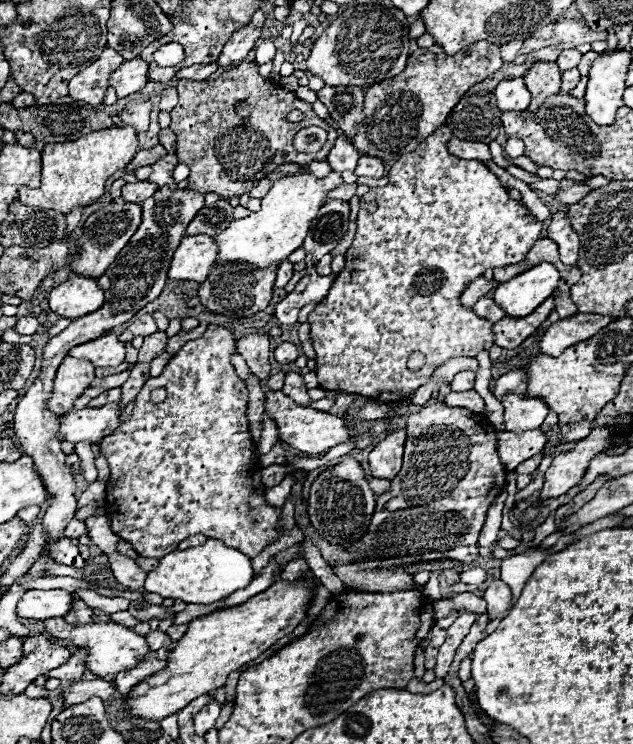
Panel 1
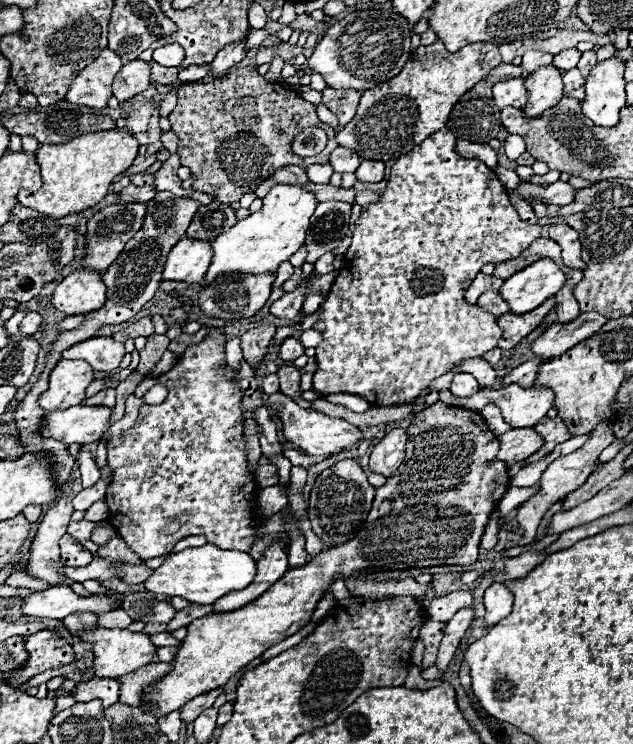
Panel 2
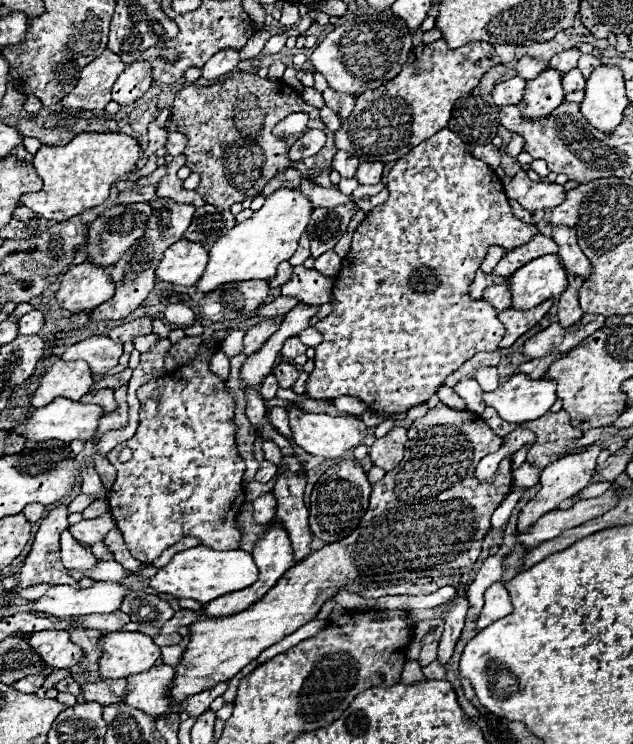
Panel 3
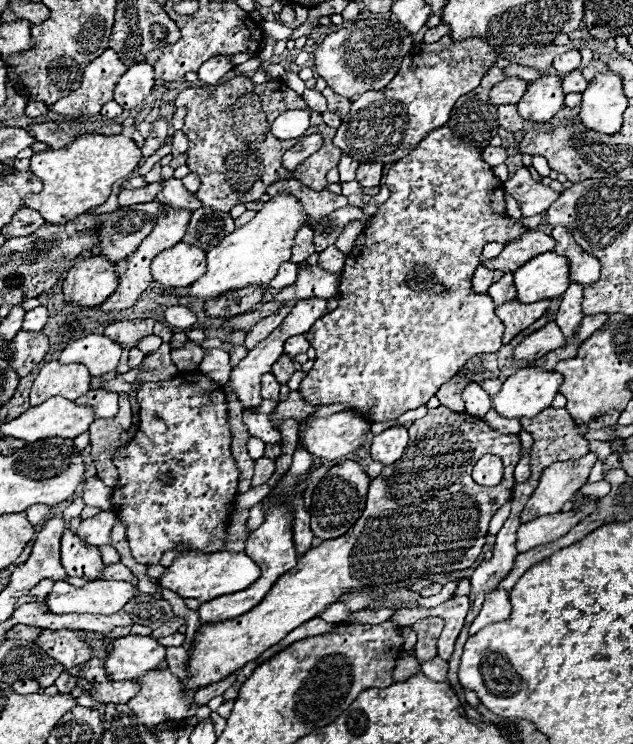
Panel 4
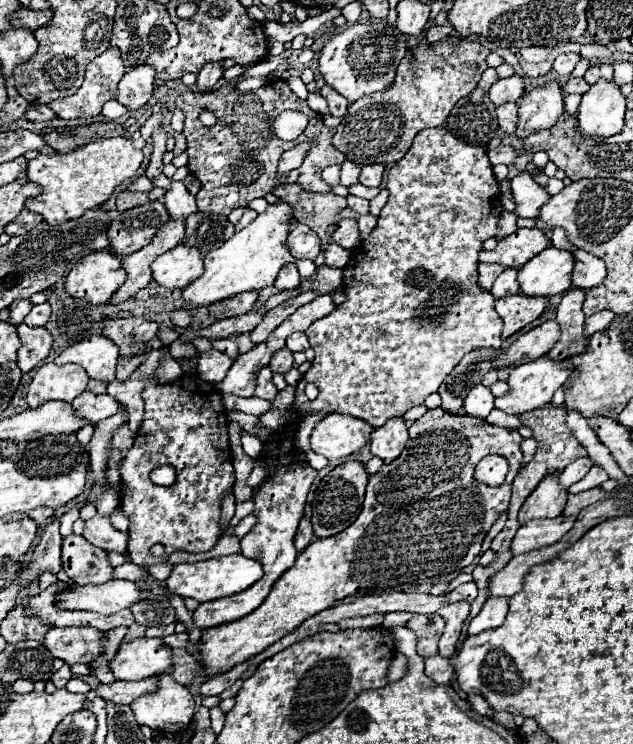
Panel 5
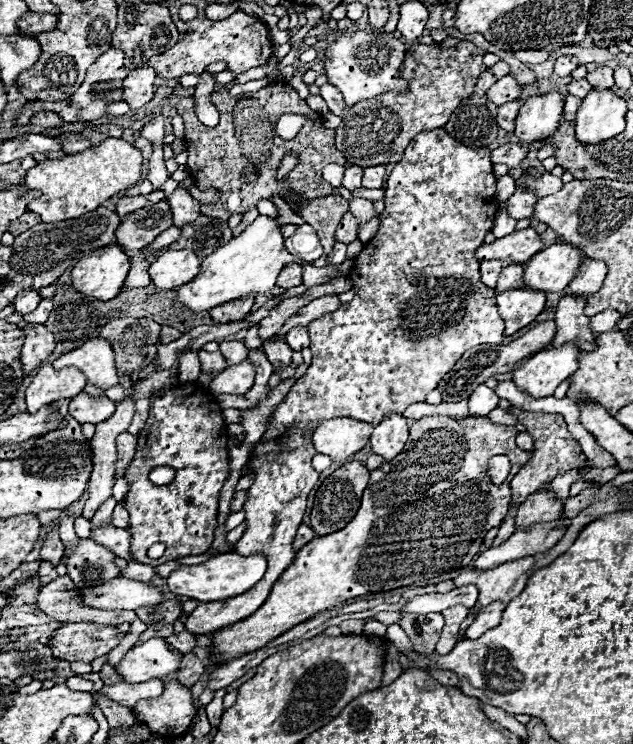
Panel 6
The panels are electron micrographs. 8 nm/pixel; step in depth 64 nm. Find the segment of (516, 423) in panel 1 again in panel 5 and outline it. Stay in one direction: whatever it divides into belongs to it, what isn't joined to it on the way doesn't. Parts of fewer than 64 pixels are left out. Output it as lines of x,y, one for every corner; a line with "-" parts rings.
544,354
524,366
518,366
508,378
510,392
502,398
496,398
496,402
494,402
496,408
504,410
506,414
520,414
520,412
530,412
534,408
540,408
542,404
548,404
552,400
552,394
570,378
570,374
574,370
572,366
566,366
568,360
570,360
570,356
562,358
562,360
552,360

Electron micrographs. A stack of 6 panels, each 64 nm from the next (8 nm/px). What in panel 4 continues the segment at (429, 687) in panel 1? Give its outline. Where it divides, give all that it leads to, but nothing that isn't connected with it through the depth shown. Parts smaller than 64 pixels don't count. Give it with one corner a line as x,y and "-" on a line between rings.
402,654
398,660
396,660
396,668
394,668
394,674
392,678
396,682
404,682
406,678
412,676
412,672
418,670
418,660
414,656
408,656
408,654

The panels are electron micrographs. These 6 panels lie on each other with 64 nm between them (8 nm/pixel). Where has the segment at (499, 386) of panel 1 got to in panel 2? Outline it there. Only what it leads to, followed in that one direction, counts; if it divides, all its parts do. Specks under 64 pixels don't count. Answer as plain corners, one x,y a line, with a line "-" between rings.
534,358
534,360
530,360
530,362
524,362
524,364
512,368
512,370
502,378
502,386
506,386
506,382
520,382
522,386
534,384
534,380
536,380
536,376
538,376
538,370
540,370
540,366
542,366
544,362
546,362
544,358

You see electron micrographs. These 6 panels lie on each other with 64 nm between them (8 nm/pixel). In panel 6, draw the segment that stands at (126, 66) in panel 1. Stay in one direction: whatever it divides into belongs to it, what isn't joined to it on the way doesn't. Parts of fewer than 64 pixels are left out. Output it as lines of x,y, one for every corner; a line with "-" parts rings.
150,66
132,70
124,80
124,102
128,102
132,108
140,108
150,102
156,90
154,80
156,72

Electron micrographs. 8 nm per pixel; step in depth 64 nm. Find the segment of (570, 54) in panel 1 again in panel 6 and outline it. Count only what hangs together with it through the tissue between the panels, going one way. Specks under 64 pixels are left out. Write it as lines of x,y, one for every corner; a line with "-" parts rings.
560,56
554,64
554,74
564,78
564,76
570,76
570,72
578,66
578,58
576,56

